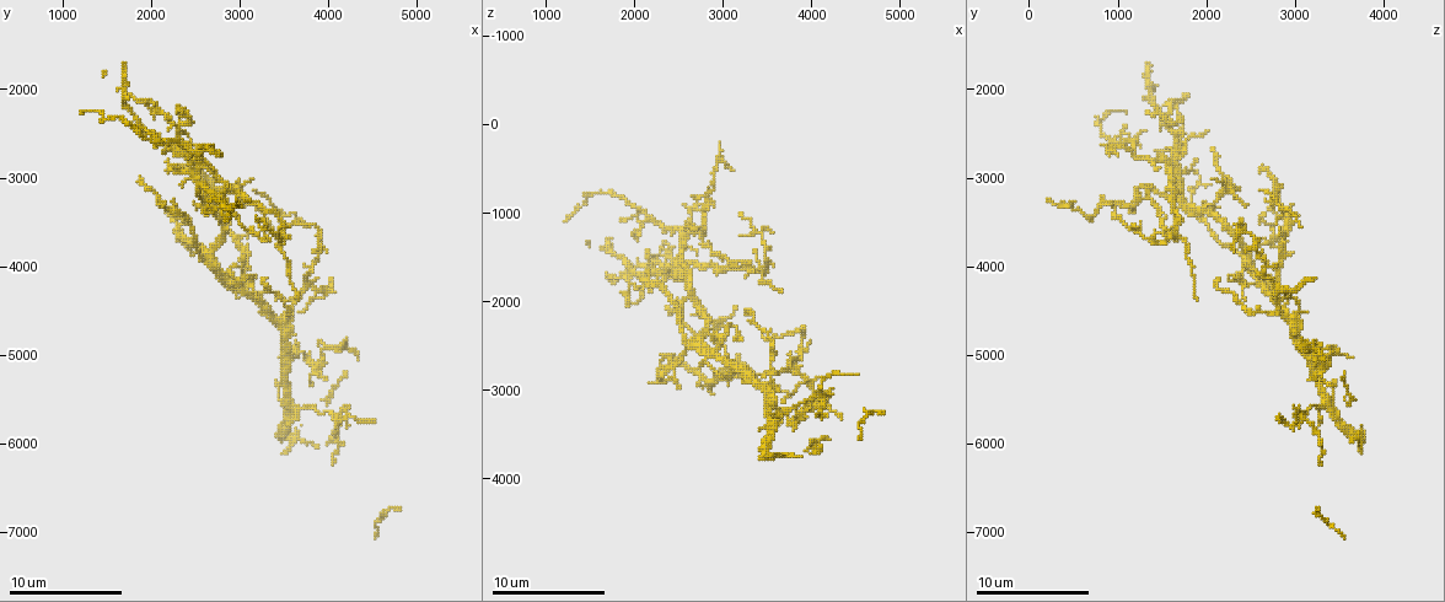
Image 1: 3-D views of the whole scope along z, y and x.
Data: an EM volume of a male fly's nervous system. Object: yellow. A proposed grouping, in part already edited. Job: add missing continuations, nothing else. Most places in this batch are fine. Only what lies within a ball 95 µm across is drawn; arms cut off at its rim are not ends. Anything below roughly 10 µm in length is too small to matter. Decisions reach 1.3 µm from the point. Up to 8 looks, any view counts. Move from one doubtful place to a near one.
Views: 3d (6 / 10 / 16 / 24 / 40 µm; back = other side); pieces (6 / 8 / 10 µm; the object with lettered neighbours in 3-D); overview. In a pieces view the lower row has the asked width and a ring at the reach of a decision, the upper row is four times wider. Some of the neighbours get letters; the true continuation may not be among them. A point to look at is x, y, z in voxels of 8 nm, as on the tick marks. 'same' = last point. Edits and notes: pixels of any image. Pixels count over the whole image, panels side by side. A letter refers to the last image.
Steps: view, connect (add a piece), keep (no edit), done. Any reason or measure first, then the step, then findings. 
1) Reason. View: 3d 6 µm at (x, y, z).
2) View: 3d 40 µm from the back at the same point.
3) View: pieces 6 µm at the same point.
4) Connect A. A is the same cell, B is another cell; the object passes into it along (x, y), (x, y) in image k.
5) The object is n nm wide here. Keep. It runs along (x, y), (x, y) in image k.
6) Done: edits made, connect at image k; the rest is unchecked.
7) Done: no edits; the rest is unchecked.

Thin end. View: 3d 6 µm at (2350, 2250, 1350).

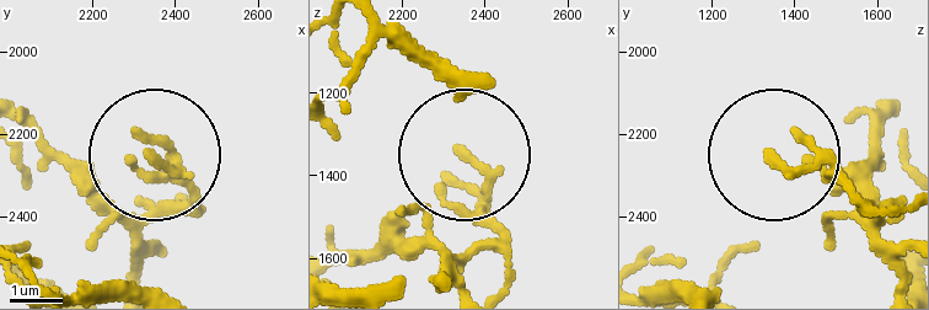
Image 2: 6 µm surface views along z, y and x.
What lies round it. View: pieces 6 µm at (2345, 2255, 1345).

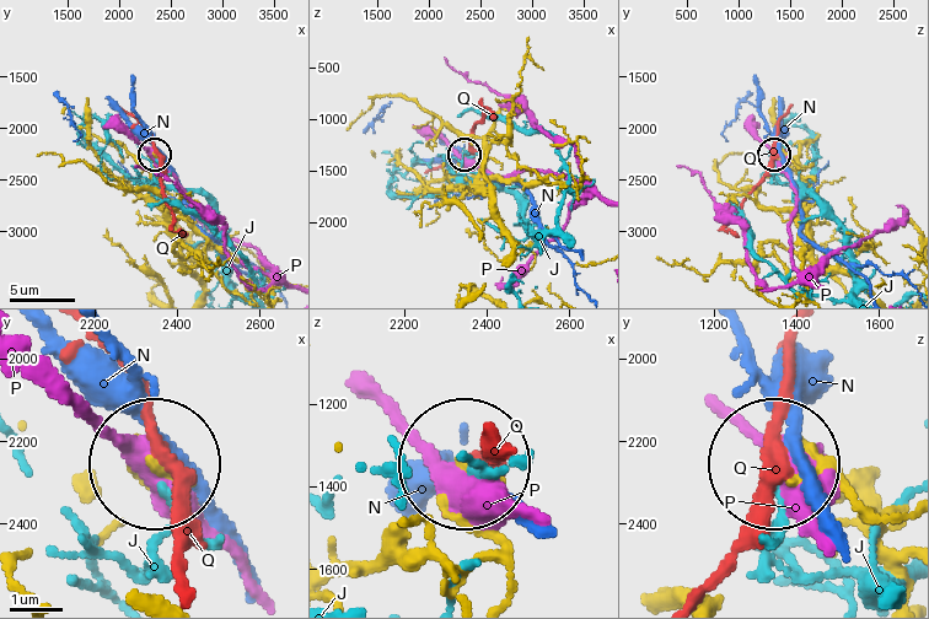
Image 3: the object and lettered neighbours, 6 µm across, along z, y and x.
Keep. J, N, P and Q are other cells; it runs along (467, 564), (503, 537), (471, 471) in image 3; no lettered piece goes on from it.

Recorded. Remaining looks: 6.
Thin end. View: pieces 8 µm at (2650, 2600, 850).

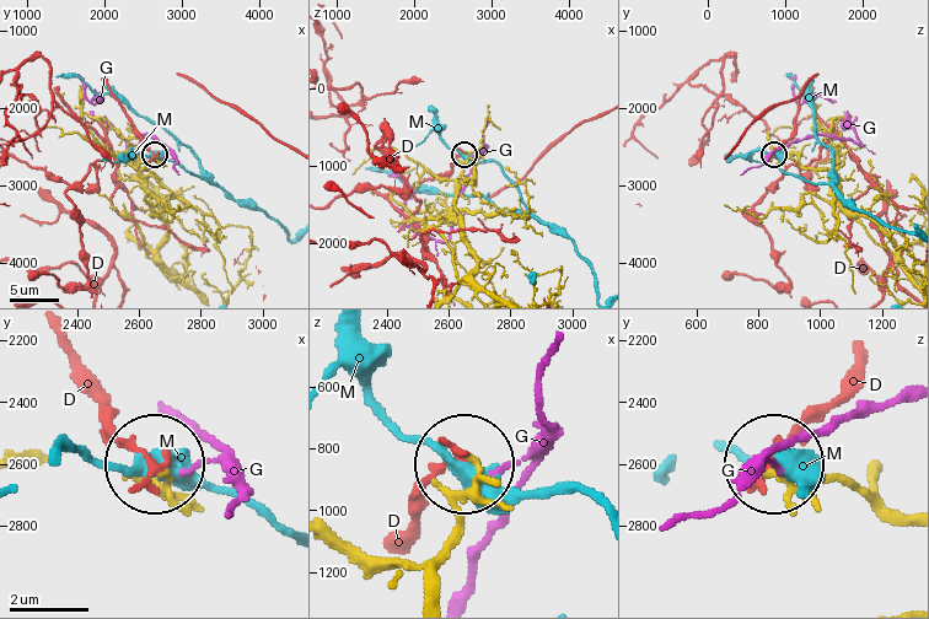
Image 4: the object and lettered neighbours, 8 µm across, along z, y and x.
The object is 130 nm wide here. Keep. D, G and M are other cells; it runs along (422, 590), (455, 539), (474, 464) in image 4; no lettered piece goes on from it.

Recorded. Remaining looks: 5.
Tapers out. View: pieces 6 µm at (1900, 3100, 2050).

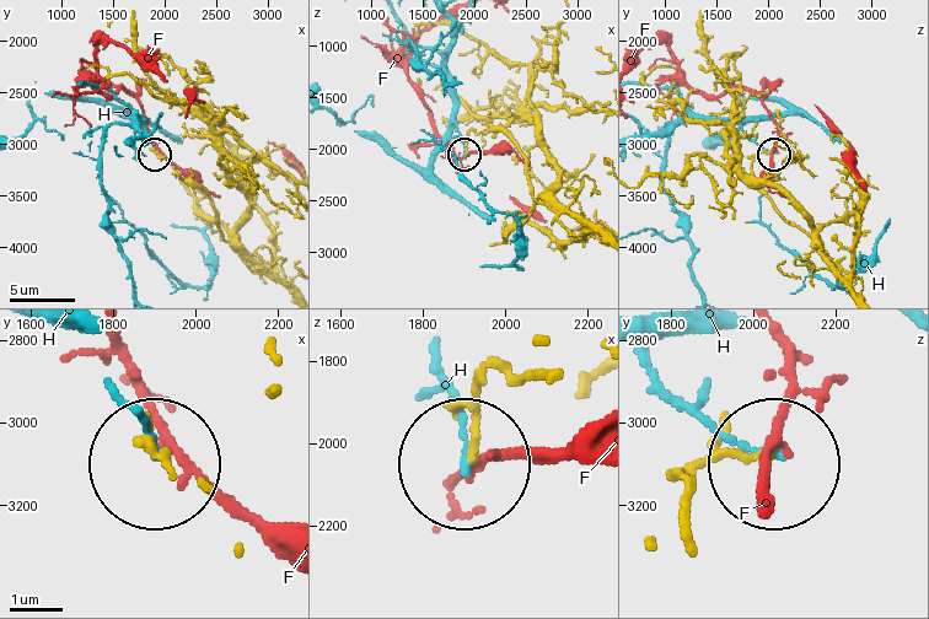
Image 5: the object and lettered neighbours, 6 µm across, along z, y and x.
Keep. F and H are other cells; it runs along (558, 373), (492, 365), (466, 462) in image 5; none of them fits.

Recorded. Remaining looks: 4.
View: pieces 8 µm at (3200, 3550, 1250).

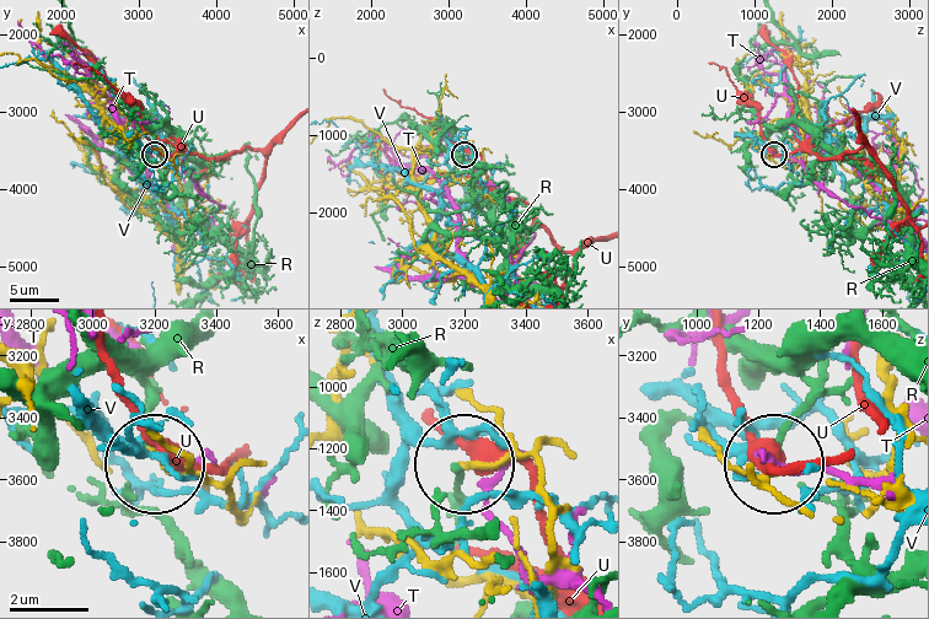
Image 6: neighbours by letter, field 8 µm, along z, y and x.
The object is 140 nm wide here. Keep. R, T, U and V are other cells; no lettered piece goes on from it.

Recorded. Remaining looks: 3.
Done: no edits; the rest is unchecked.

